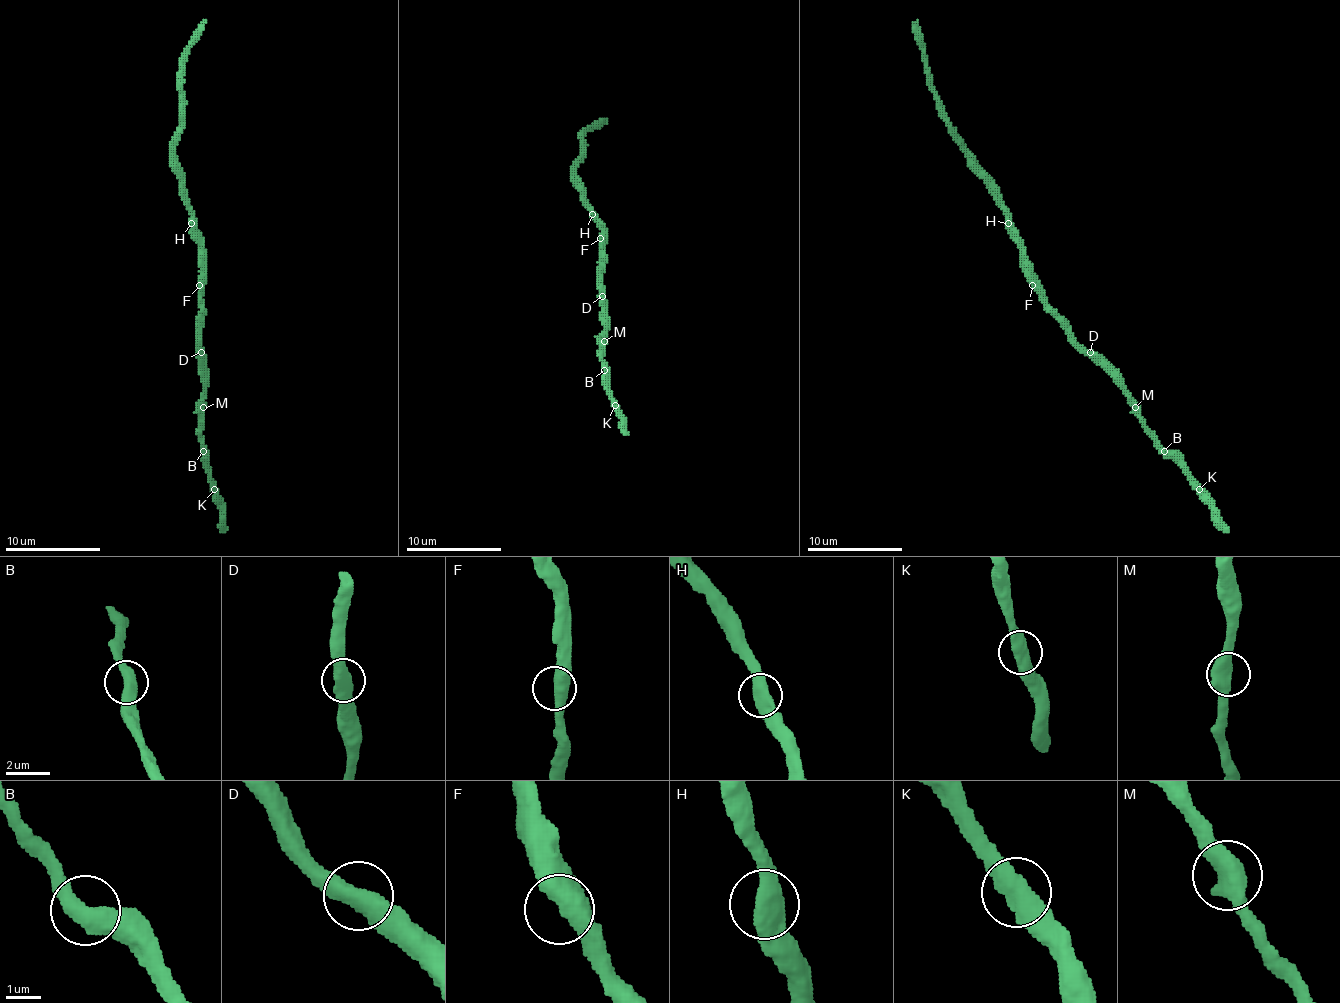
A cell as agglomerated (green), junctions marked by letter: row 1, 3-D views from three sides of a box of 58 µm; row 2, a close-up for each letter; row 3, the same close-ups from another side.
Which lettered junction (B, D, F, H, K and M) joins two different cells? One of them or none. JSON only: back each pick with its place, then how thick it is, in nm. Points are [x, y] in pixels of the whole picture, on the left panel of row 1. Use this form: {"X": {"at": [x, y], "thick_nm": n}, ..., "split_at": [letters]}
{"split_at": []}

